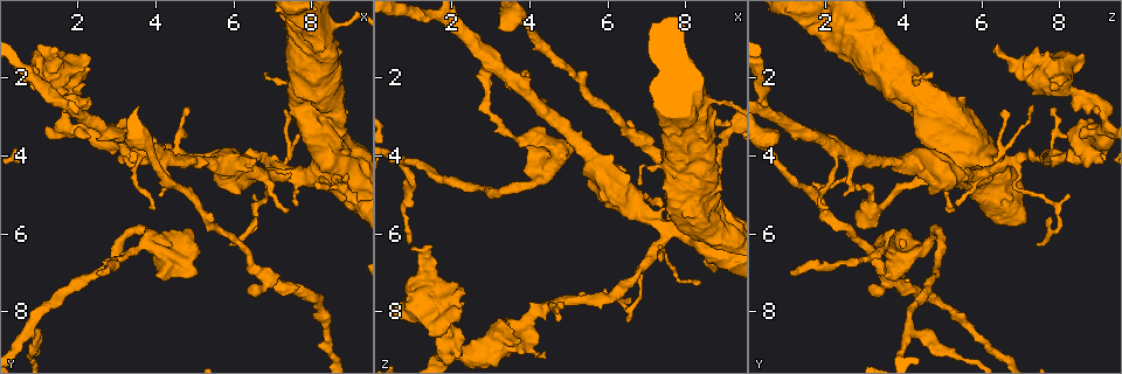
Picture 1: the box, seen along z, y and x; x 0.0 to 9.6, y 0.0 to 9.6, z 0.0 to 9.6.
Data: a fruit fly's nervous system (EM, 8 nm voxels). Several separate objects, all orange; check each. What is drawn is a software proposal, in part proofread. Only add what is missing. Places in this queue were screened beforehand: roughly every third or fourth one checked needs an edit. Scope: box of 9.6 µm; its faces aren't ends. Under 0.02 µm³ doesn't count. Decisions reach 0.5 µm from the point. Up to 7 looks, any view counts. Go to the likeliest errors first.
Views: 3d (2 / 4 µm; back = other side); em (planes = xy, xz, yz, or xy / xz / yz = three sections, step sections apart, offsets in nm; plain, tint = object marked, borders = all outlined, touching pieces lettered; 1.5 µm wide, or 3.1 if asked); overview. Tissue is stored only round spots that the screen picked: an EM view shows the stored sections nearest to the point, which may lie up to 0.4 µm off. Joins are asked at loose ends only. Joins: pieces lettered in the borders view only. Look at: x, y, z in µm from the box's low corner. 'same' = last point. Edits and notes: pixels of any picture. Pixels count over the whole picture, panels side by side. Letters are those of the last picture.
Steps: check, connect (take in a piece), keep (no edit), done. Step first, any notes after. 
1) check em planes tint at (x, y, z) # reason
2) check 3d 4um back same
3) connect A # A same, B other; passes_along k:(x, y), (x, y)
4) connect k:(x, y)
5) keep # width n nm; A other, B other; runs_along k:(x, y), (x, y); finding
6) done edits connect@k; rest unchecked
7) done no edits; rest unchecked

check em planes plain at (2.60, 7.10, 1.10) # long arm stops here

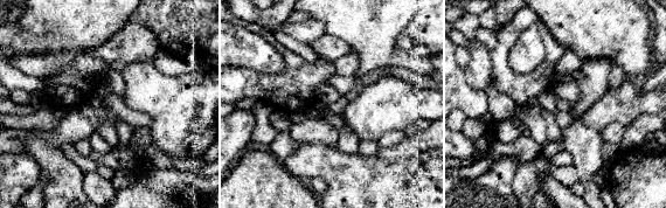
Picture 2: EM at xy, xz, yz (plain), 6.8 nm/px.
check em planes tint same # with the object marked

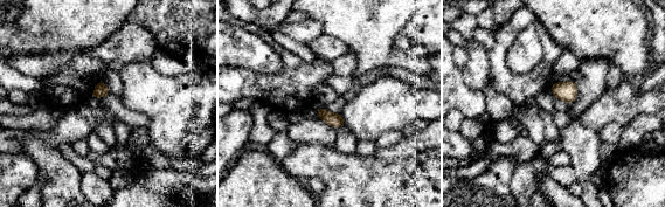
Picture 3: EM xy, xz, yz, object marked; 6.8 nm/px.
check em planes borders same

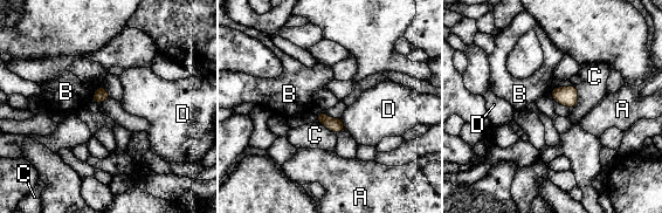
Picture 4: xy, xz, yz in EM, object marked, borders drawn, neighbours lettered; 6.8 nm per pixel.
keep # width 100 nm; A other, B other, C other, D other; border 4:(339, 118), (346, 128); no lettered piece goes on from it

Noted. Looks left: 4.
check em xy step 4 borders at (6.35, 7.50, 3.30) # branch stops here

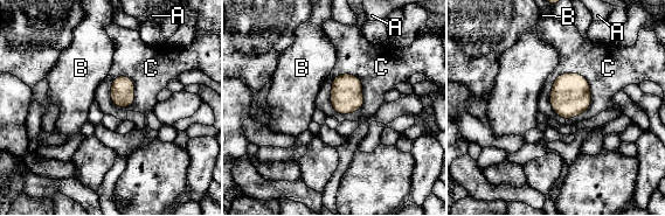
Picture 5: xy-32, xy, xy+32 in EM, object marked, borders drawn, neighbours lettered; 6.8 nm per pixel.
check em planes borders same # cut it another way

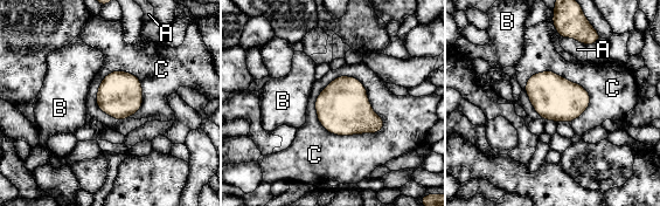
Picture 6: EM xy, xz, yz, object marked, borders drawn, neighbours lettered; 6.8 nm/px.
keep # A other, B other, C other; border 6:(314, 101), (331, 132), (383, 126); none of them fits

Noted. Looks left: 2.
check 3d 2um back at (7.65, 5.25, 5.30) # free end

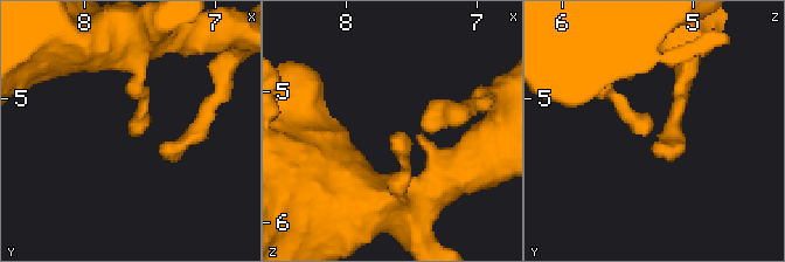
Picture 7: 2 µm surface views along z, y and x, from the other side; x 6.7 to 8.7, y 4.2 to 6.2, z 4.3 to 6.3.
check em xz step 8 borders at (7.60, 5.20, 5.30) # shape alone is not enough

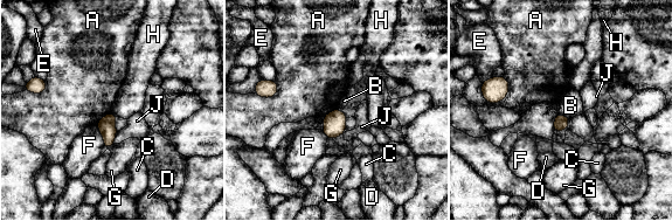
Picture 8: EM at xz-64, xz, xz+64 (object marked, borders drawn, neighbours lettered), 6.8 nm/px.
keep # width 100 nm; longest_contact A 220 nm; A other, B other, C other, D other, E other, F other, G other, H other, J other; no lettered piece goes on from it

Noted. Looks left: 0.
done no edits; rest unchecked

